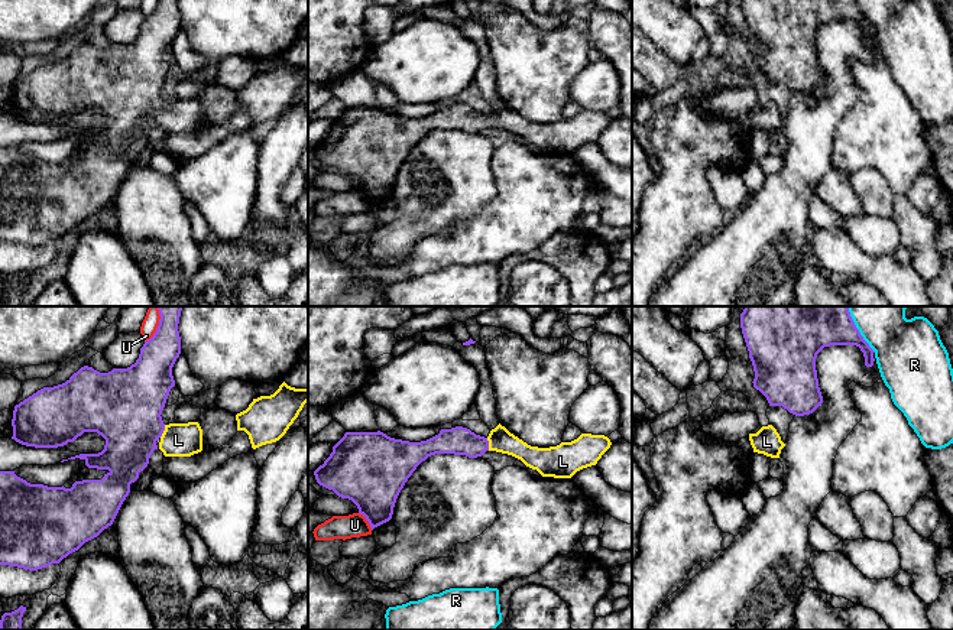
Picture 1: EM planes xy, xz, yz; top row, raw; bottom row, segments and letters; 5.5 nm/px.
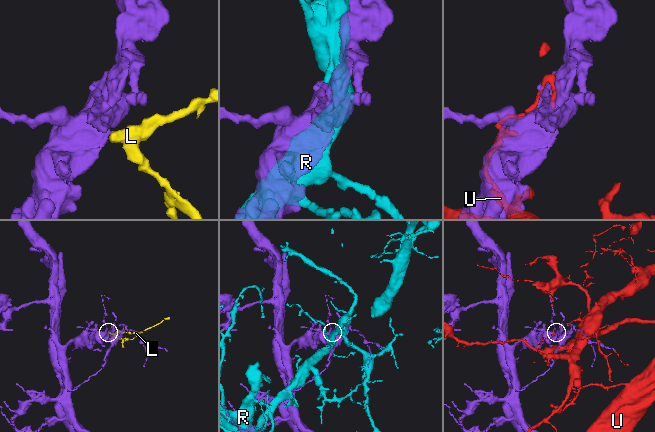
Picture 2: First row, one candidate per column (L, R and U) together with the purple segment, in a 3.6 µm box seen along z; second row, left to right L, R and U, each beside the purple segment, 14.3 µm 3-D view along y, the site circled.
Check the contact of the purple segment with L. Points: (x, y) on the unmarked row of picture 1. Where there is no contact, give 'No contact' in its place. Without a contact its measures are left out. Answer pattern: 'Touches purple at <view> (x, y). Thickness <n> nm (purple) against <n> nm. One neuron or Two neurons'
Touches purple at xy (164, 106). Thickness 400 nm (purple) against 190 nm. One neuron

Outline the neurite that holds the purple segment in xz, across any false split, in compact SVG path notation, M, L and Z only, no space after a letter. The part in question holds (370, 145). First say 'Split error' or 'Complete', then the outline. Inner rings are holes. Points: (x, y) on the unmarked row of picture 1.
Split error. M500 100L490 107L487 114L476 111L467 104L456 103L441 105L438 111L421 118L395 116L380 107L346 108L333 123L333 129L324 140L314 147L314 152L320 162L333 166L341 175L351 176L373 207L392 195L396 175L405 159L416 143L431 131L454 130L477 134L486 127L496 127L521 136L542 153L571 155L577 147L596 142L610 121L610 116L604 111L581 110L571 118L538 124L528 121Z

